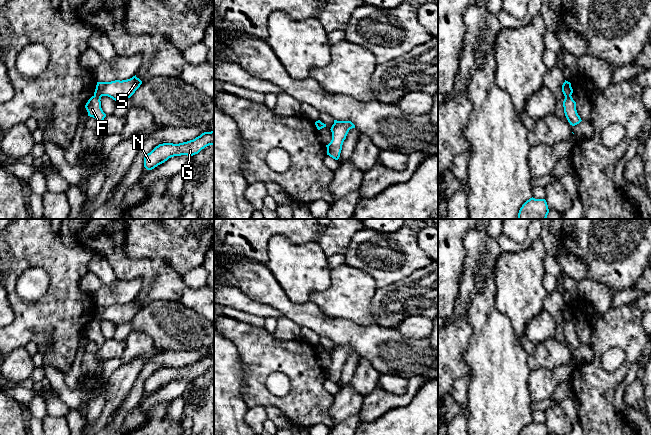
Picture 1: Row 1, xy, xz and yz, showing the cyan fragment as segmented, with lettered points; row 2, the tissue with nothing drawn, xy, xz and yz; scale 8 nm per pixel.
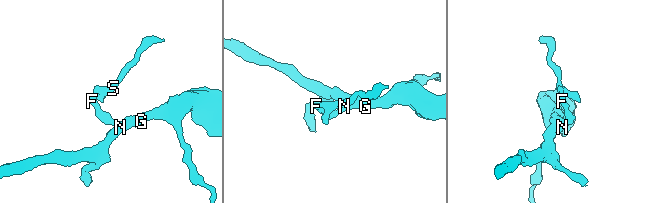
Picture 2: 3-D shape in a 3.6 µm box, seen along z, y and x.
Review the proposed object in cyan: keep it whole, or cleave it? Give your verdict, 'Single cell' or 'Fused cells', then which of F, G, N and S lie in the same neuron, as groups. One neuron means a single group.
Fused cells. Groups: F G N / S

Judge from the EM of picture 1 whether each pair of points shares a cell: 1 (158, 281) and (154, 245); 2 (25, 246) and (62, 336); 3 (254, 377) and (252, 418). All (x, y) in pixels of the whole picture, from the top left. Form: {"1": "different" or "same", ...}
{"1": "different", "2": "same", "3": "different"}

